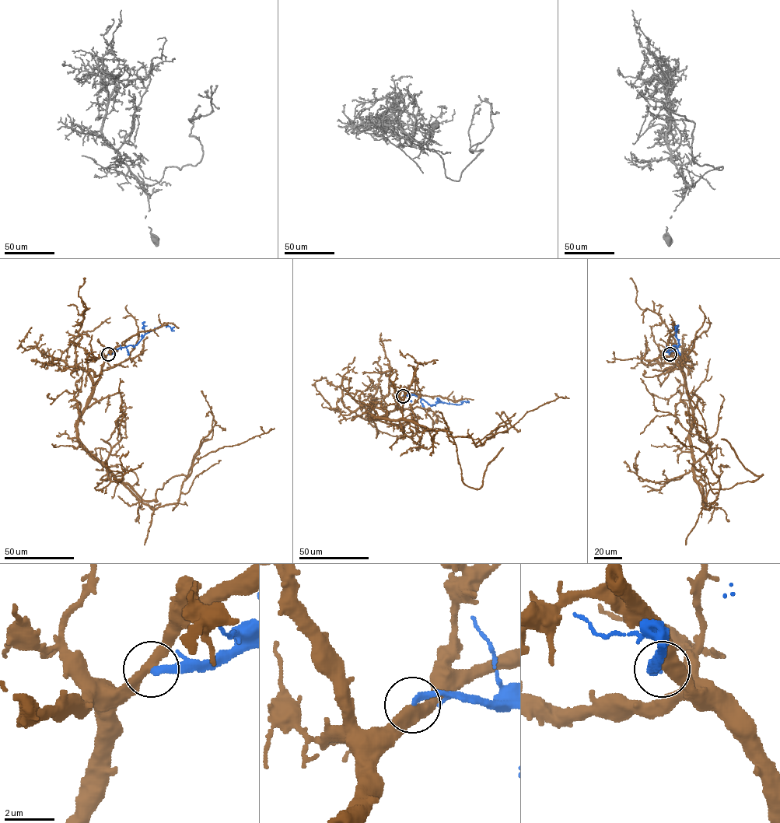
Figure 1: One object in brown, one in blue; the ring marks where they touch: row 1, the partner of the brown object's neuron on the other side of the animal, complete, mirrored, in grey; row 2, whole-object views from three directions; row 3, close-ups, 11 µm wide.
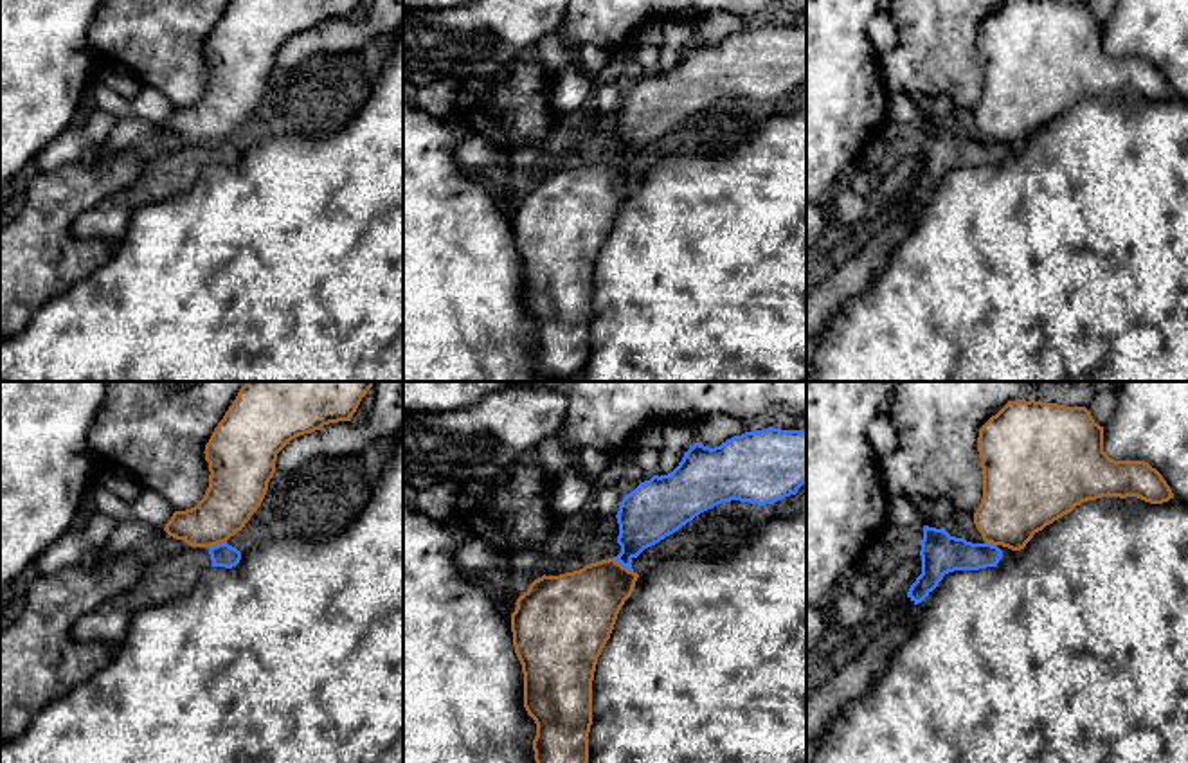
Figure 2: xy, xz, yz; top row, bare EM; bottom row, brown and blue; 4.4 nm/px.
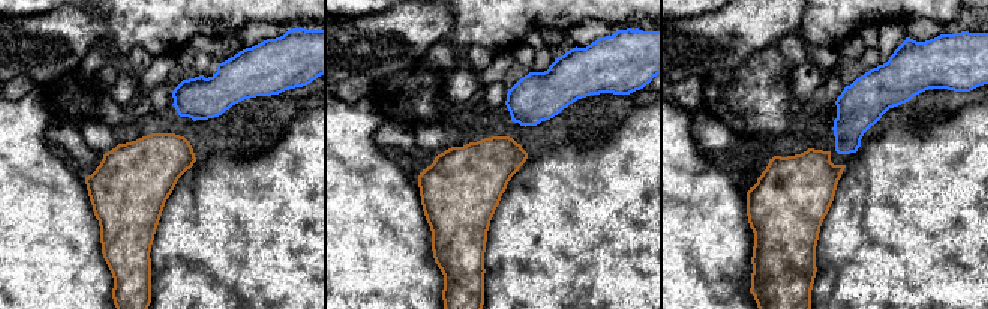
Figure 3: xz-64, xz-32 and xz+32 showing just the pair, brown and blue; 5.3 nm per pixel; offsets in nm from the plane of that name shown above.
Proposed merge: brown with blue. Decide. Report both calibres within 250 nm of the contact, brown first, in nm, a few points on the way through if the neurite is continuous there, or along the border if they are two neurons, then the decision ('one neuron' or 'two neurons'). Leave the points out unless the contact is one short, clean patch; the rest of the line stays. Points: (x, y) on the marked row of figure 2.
320 nm thick on the brown side, 240 nm on the other; border along xz (612, 558), (632, 571); two neurons

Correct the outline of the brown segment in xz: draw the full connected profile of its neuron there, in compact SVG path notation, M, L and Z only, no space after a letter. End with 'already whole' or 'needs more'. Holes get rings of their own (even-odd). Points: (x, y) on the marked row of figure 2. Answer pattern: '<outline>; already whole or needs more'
M614 558L560 576L542 576L517 599L511 614L515 653L524 673L524 707L536 723L536 763L589 763L592 680L617 614L639 574Z; already whole

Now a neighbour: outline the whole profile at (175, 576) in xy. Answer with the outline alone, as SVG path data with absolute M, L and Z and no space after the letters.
M229 545L185 547L175 556L144 563L139 581L126 592L104 601L74 626L74 639L101 641L117 648L124 639L128 619L160 603L187 596L205 567L232 569L241 552Z

